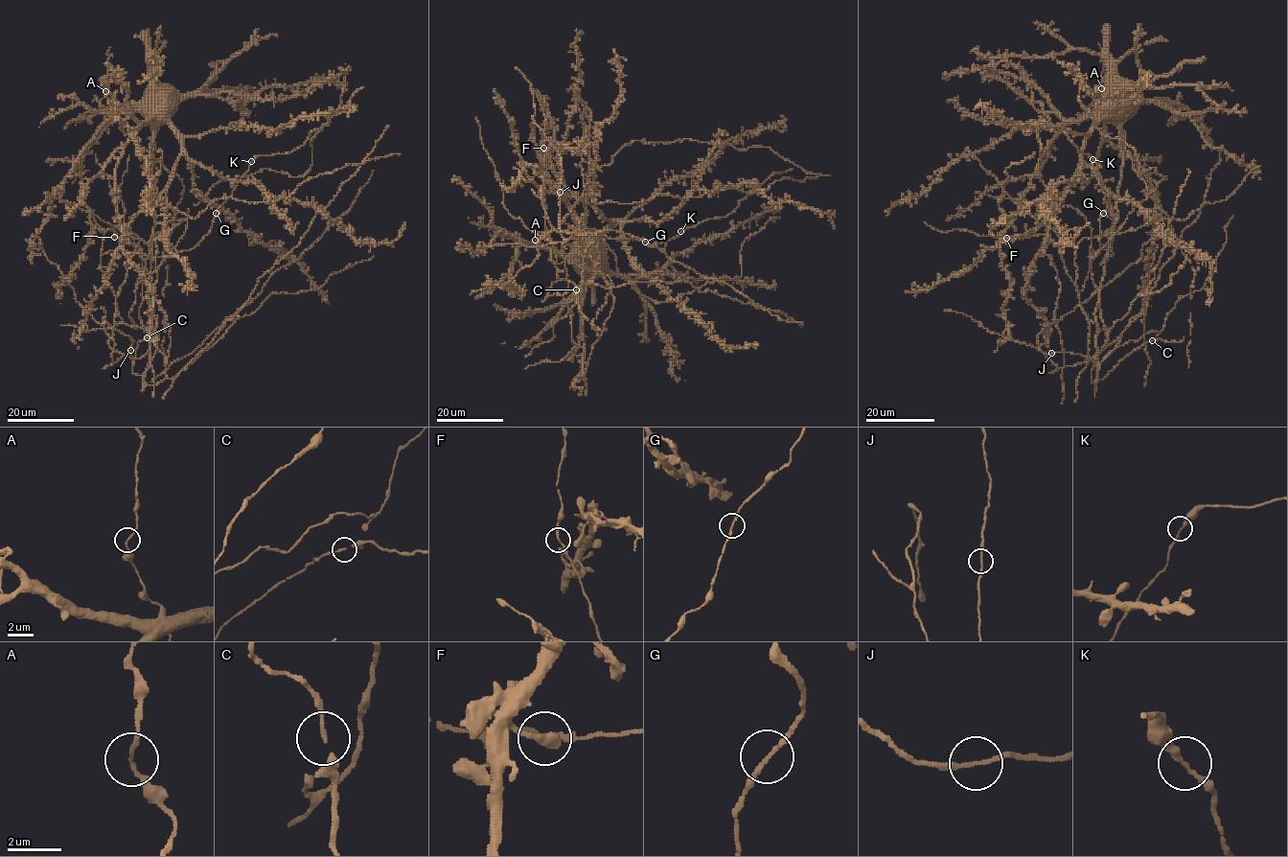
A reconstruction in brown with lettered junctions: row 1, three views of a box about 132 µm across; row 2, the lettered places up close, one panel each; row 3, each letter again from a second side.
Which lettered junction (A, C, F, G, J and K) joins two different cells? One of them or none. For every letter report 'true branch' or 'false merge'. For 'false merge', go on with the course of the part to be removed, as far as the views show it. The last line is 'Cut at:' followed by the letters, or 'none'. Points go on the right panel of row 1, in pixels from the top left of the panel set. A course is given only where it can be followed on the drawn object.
A: true branch
C: true branch
F: true branch
G: true branch
J: true branch
K: true branch
Cut at: none

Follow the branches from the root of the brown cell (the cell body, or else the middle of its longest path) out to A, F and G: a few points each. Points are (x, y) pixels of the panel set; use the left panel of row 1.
A: (157, 102), (148, 104), (140, 111), (116, 111), (110, 105), (105, 91)
F: (157, 102), (150, 150), (154, 226), (146, 329), (137, 327), (129, 312), (149, 246), (134, 234), (114, 238)
G: (157, 102), (149, 323), (138, 327), (129, 315), (137, 280), (168, 257), (193, 249), (216, 213)

